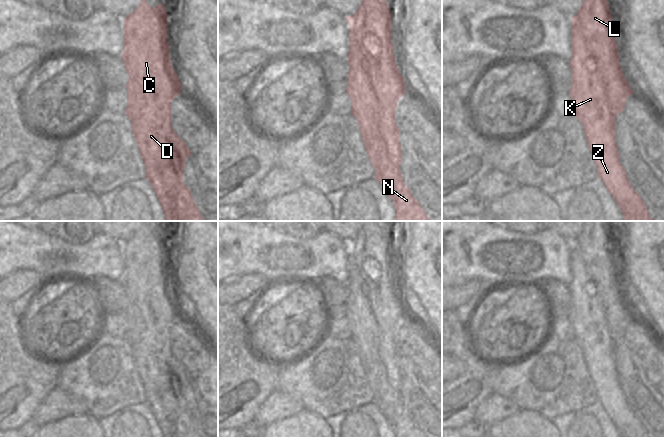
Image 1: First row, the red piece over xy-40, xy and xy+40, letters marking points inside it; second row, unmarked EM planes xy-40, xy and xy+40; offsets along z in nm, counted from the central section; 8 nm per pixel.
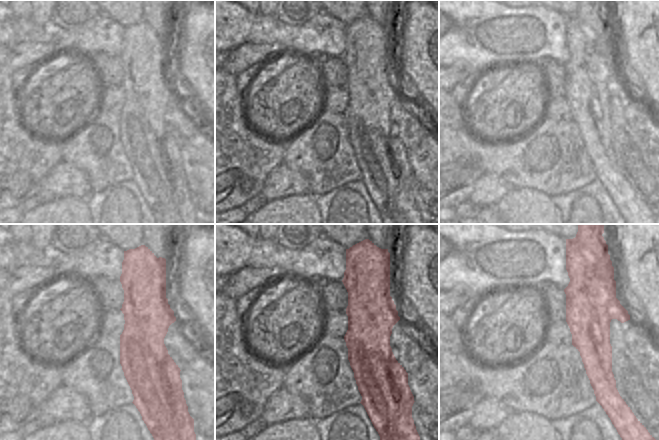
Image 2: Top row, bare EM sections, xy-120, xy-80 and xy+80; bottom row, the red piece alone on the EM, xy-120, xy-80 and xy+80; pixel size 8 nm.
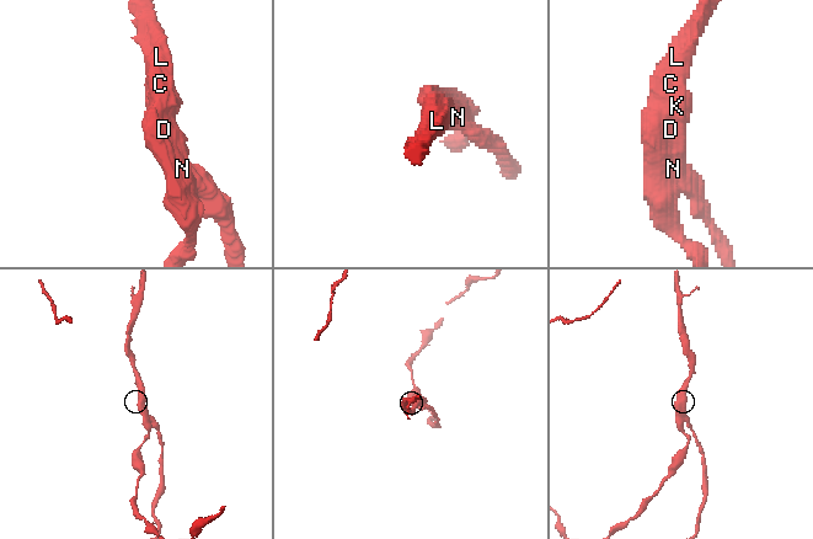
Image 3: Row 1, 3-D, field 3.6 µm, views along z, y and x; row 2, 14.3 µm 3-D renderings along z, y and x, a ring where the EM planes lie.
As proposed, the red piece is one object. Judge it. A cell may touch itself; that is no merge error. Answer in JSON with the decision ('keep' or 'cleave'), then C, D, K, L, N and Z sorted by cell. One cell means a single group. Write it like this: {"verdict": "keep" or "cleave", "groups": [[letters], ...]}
{"verdict": "cleave", "groups": [["C", "D", "L", "N"], ["K", "Z"]]}

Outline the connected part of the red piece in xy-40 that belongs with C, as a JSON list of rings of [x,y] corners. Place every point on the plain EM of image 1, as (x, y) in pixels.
[[[145,221],[123,245],[122,285],[132,284],[129,315],[139,307],[147,329],[131,346],[131,353],[145,389],[145,402],[151,407],[163,437],[200,437],[191,415],[183,407],[185,385],[191,375],[171,349],[171,325],[181,317],[181,306],[171,289],[167,265],[167,238],[162,227],[152,232]]]

